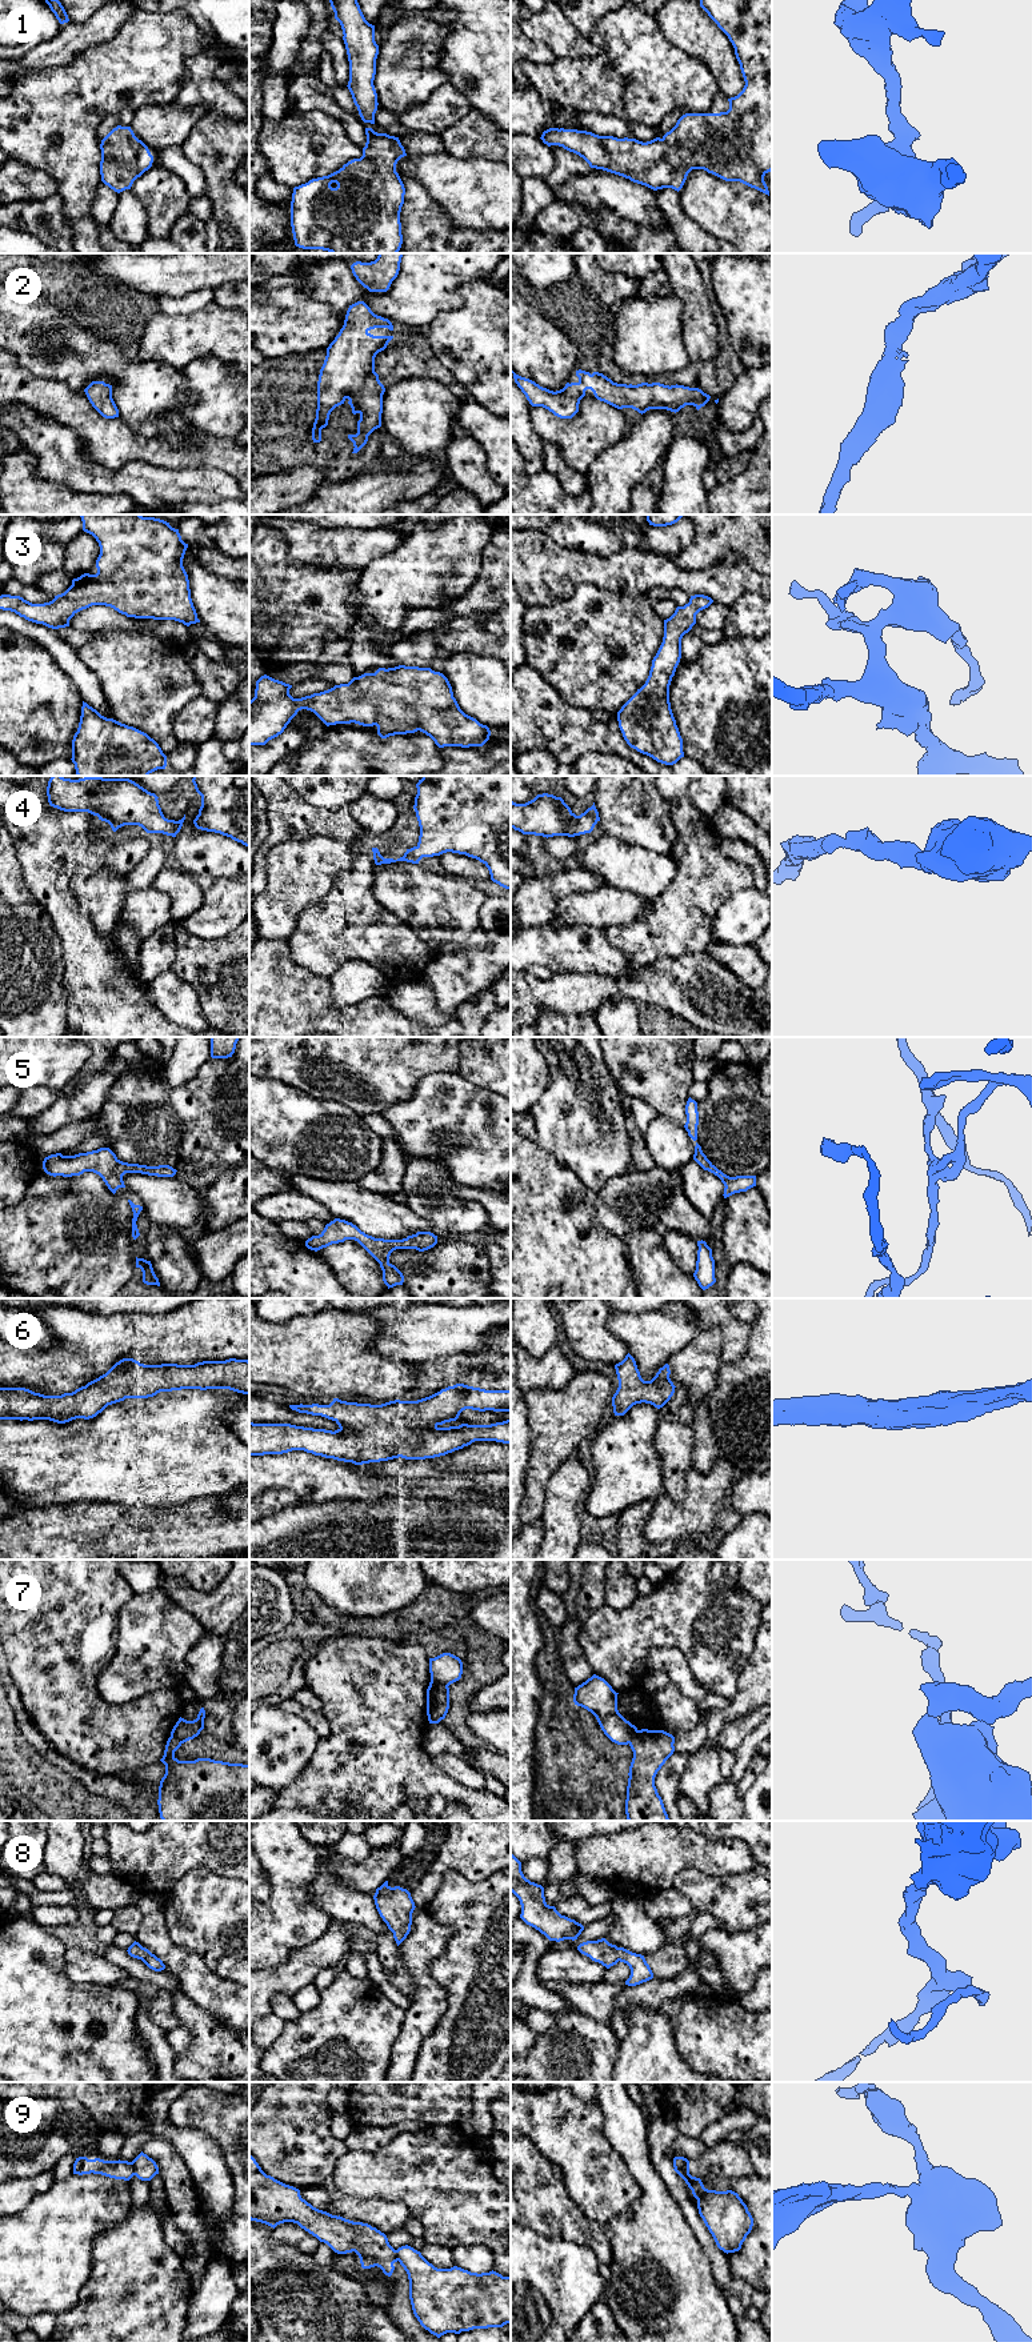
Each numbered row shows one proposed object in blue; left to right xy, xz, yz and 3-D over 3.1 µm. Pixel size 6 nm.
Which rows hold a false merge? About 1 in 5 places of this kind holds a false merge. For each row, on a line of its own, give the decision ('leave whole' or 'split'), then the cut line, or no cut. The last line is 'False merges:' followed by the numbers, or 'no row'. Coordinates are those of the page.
1: leave whole; cut none
2: leave whole; cut none
3: leave whole; cut none
4: leave whole; cut none
5: leave whole; cut none
6: leave whole; cut none
7: split; cut xz (431, 1678), (447, 1686)
8: leave whole; cut none
9: split; cut xy (131, 2162), (135, 2174)
False merges: 7, 9

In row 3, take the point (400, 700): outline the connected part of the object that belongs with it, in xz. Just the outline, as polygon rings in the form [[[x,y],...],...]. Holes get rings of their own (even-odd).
[[[379,668],[375,673],[353,677],[348,684],[335,685],[301,698],[293,698],[289,694],[291,688],[292,685],[267,674],[256,681],[255,697],[249,701],[249,745],[265,745],[281,734],[301,709],[313,712],[327,726],[351,722],[363,726],[376,725],[381,738],[420,730],[439,748],[483,746],[491,736],[487,725],[460,709],[448,678],[431,668]]]

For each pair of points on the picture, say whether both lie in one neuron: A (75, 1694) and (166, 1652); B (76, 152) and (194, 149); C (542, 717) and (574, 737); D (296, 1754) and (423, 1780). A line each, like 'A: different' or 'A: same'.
A: different
B: different
C: same
D: different

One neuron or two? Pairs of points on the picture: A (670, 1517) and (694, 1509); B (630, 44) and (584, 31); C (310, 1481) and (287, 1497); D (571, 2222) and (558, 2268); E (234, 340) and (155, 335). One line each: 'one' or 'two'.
A: one
B: two
C: two
D: two
E: one

